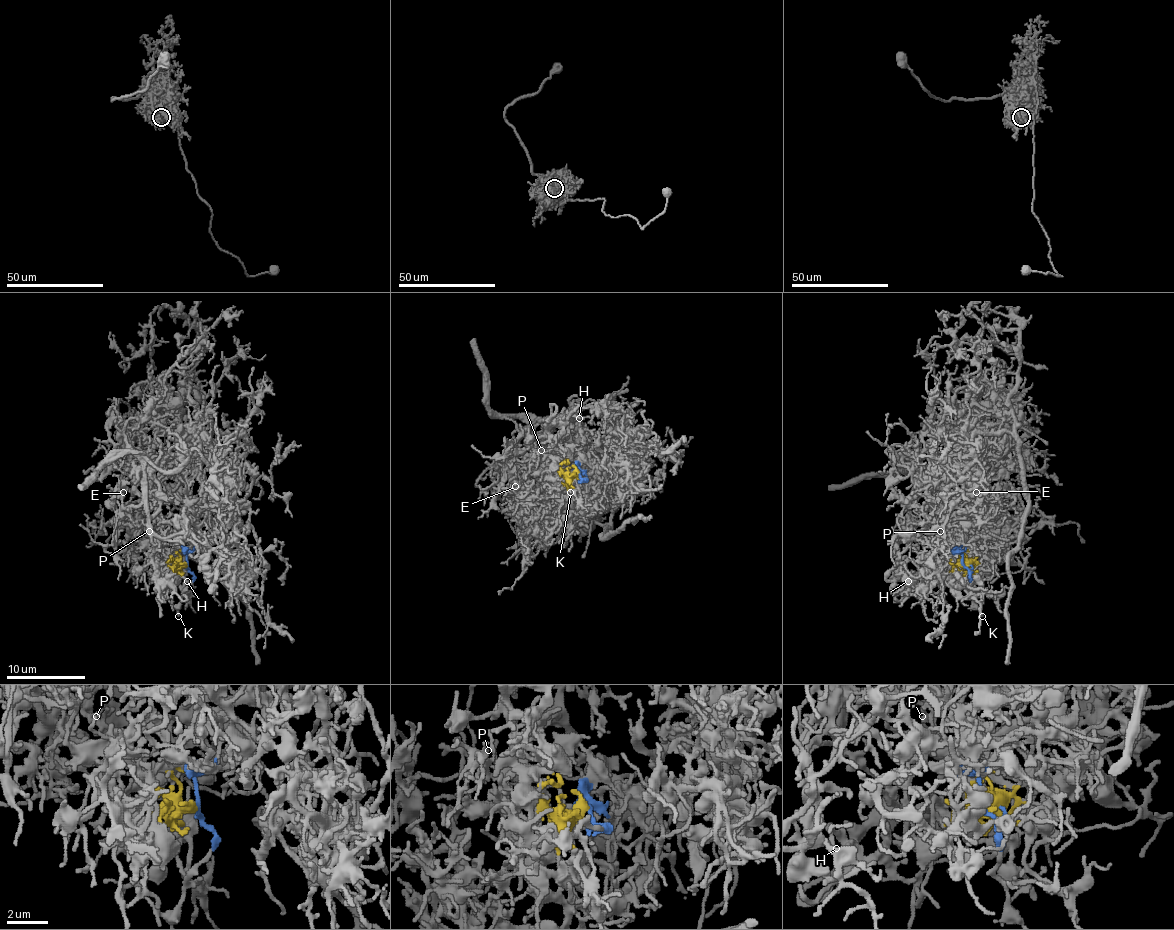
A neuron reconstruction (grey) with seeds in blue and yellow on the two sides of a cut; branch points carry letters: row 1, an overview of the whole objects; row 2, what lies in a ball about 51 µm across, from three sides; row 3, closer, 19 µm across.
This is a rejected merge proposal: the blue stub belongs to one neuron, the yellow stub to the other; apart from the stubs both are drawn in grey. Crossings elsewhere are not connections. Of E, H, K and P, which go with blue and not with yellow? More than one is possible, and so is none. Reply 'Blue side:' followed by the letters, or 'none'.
Blue side: K

